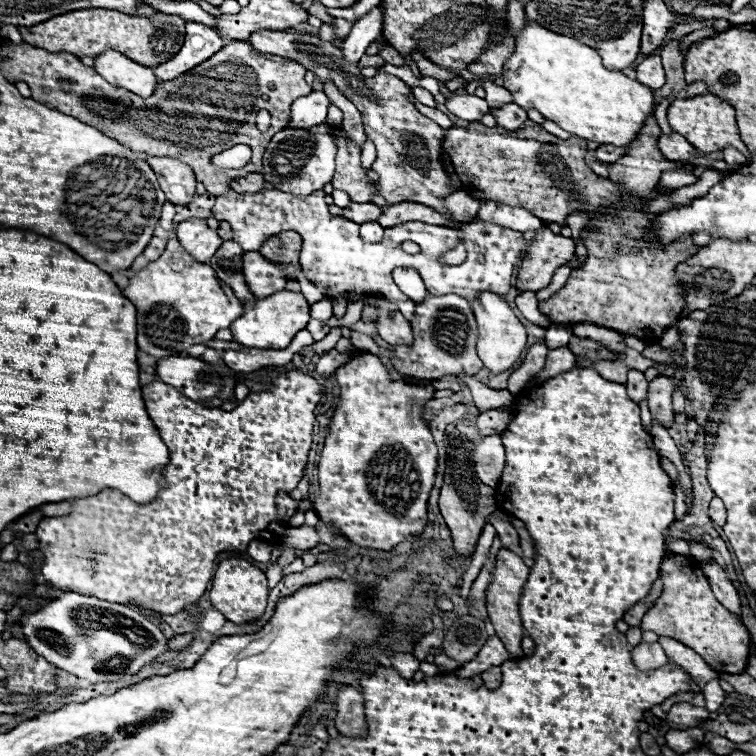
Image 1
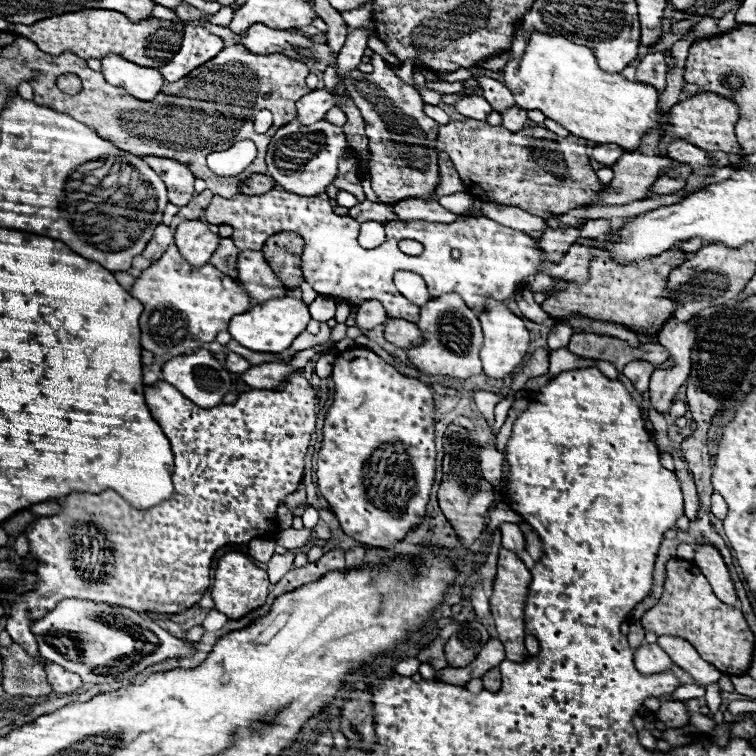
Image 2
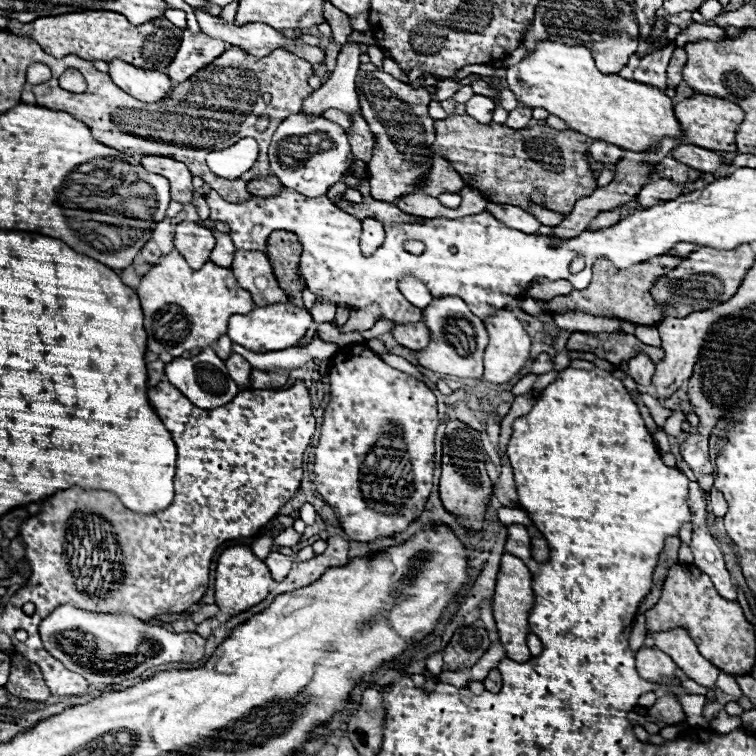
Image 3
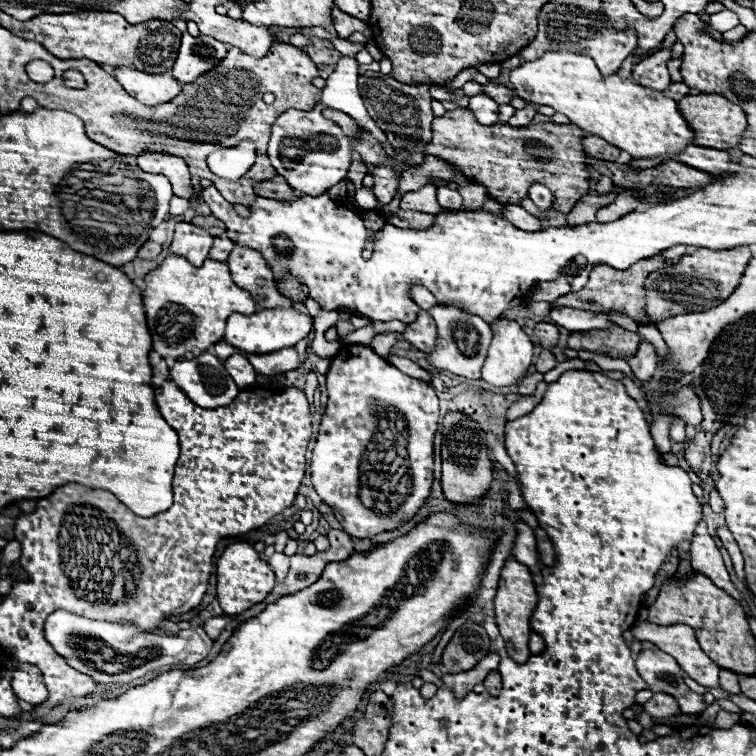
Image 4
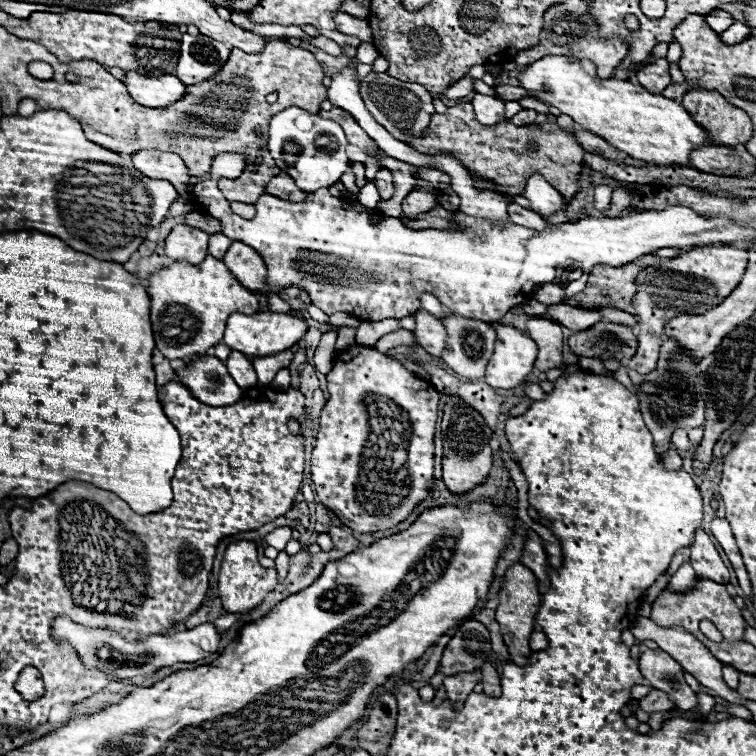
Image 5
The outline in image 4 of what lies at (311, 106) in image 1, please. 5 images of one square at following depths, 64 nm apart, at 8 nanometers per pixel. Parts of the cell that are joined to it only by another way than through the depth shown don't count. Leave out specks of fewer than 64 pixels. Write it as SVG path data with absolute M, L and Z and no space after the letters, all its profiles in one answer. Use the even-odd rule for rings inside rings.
M340 56L334 72L328 76L328 84L322 88L316 104L324 104L326 108L340 110L352 116L358 124L362 124L380 144L386 142L384 132L378 130L374 120L368 116L360 92L358 92L358 62L352 56Z

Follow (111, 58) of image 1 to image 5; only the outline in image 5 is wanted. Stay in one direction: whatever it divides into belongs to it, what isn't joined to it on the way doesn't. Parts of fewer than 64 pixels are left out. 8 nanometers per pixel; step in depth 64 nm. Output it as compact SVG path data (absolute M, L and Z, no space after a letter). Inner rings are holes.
M124 72L124 84L132 98L148 108L168 106L180 100L186 92L186 86L172 74L168 76L144 76L138 72Z

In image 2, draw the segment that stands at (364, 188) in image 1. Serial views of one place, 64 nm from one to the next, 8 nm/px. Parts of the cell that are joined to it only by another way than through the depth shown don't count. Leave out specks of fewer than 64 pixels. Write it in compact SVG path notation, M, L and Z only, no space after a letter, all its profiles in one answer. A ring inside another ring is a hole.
M348 146L344 156L340 158L340 168L338 168L338 176L334 180L334 186L338 190L346 190L346 192L354 194L358 200L366 200L360 182L362 182L362 178L360 178L360 160L358 160L356 152Z

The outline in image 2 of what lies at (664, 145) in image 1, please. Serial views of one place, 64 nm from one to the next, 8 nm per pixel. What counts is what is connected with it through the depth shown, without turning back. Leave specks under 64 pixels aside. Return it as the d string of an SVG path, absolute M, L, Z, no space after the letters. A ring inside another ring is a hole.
M674 140L666 146L666 156L672 160L678 160L682 164L690 164L692 168L708 168L710 158L708 152L684 142L684 140Z

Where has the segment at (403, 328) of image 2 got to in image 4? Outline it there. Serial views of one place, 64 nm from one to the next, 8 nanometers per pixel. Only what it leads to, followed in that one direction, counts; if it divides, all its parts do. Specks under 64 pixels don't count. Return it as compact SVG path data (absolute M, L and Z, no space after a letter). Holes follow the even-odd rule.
M420 310L418 320L408 324L408 328L402 332L402 340L412 344L416 350L432 352L436 344L436 326L426 310Z

